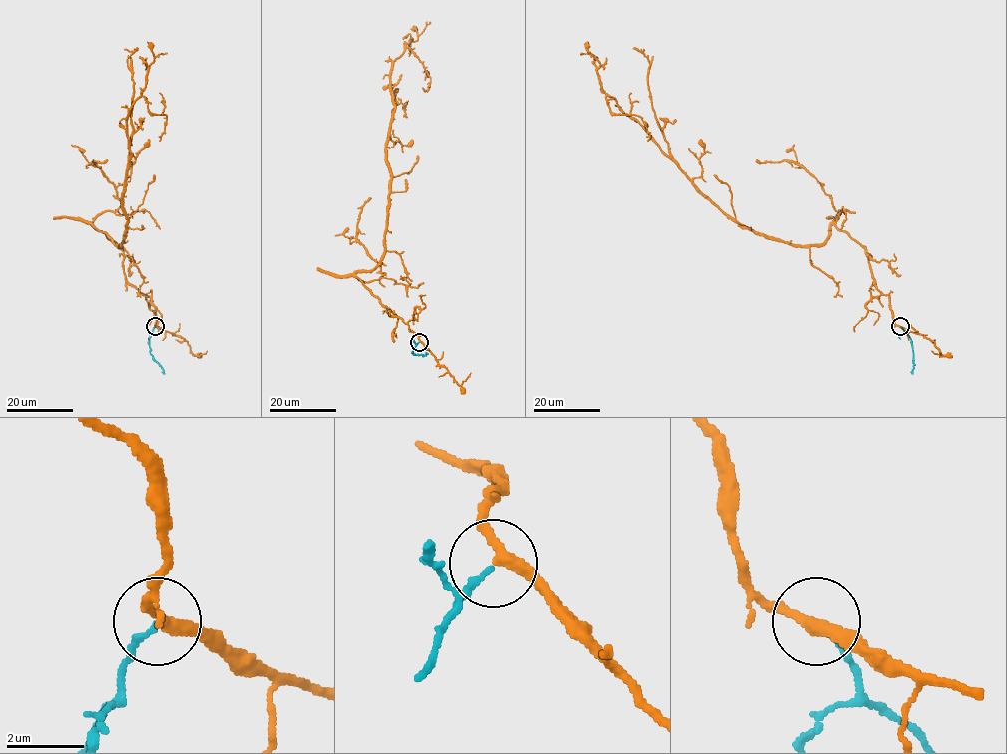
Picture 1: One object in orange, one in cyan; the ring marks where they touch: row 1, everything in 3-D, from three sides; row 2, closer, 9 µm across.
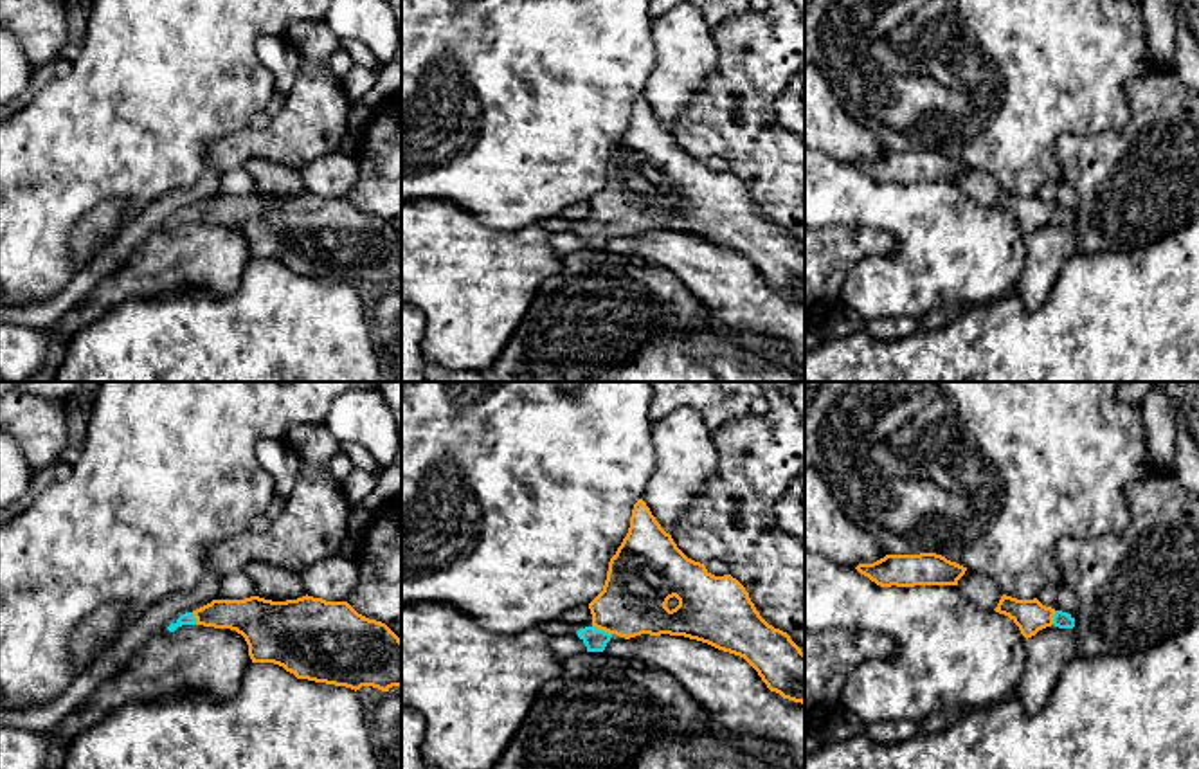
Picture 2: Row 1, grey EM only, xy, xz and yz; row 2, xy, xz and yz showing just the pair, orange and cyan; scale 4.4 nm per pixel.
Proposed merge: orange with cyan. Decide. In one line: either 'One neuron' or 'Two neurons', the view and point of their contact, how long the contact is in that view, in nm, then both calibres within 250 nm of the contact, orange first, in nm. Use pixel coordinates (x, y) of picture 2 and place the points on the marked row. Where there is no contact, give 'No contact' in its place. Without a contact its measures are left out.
One neuron. Touches orange at xz (602, 629). Shared border 100 nm. Thickness 300 nm (orange) against 100 nm

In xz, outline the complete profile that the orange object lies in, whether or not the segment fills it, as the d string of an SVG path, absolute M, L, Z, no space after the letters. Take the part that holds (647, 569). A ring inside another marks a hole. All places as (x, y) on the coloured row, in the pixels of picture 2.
M643 499L634 504L630 528L609 562L603 591L589 603L592 625L576 634L587 652L603 652L610 638L641 634L684 636L744 657L771 692L805 704L805 654L780 629L769 625L731 574L715 576L704 564L688 558L652 515Z

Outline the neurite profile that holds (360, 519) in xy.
M358 508L349 519L349 538L353 540L355 551L360 547L365 529L373 524L376 510Z

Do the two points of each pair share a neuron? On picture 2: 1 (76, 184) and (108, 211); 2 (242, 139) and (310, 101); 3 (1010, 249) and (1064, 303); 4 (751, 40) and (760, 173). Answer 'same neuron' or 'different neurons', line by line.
1: different neurons
2: same neuron
3: different neurons
4: same neuron

